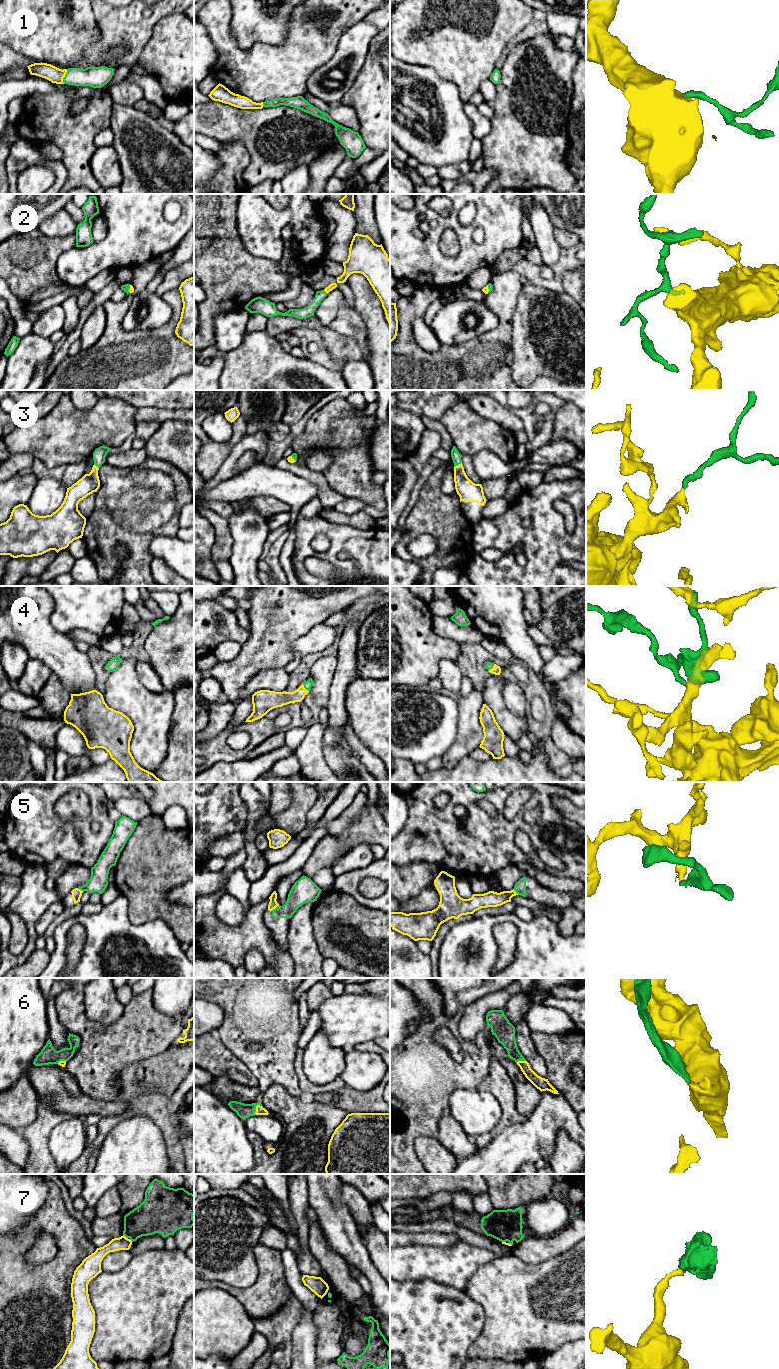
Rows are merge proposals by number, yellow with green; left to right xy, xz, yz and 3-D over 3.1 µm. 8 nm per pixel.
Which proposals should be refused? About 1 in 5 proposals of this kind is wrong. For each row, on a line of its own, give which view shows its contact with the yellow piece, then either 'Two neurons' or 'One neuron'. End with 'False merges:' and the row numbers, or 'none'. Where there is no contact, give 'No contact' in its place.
1: Touches yellow in xy. One neuron
2: Touches yellow in xz. One neuron
3: Touches yellow in yz. One neuron
4: Touches yellow in xz. One neuron
5: Touches yellow in xz. One neuron
6: Touches yellow in xz. One neuron
7: Touches yellow in xy. Two neurons
False merges: 7

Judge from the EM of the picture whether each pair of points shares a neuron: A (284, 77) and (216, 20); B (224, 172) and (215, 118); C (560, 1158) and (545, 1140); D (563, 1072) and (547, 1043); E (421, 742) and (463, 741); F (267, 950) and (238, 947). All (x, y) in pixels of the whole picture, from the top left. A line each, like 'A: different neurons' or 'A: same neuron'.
A: same neuron
B: different neurons
C: different neurons
D: same neuron
E: different neurons
F: same neuron

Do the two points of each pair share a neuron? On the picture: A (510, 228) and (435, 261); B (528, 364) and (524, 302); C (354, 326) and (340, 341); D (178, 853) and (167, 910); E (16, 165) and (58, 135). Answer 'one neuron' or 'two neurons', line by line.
A: one neuron
B: one neuron
C: two neurons
D: one neuron
E: two neurons

